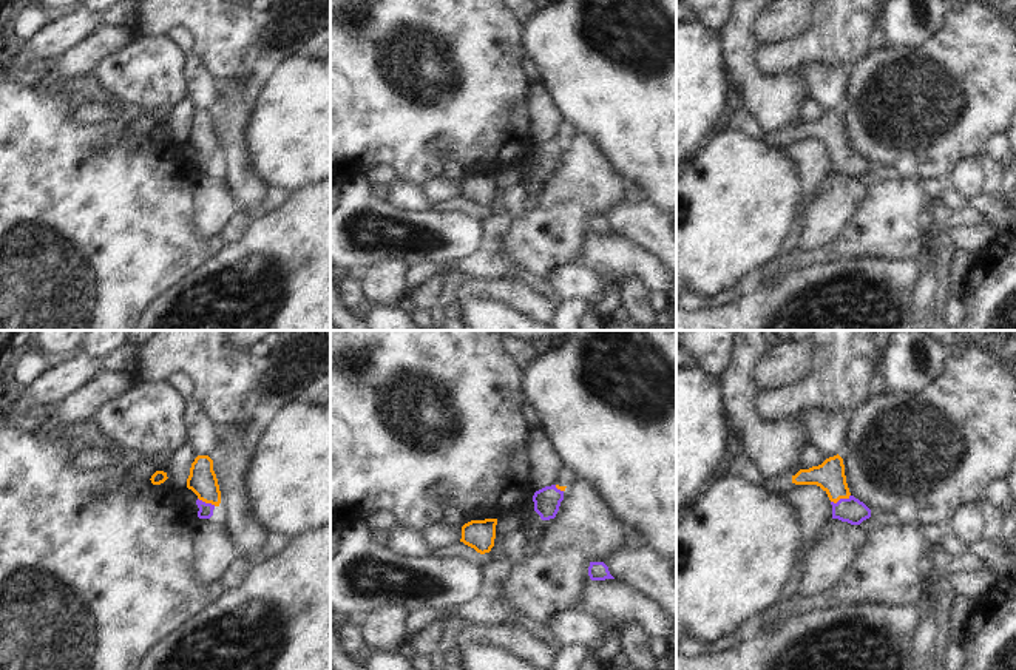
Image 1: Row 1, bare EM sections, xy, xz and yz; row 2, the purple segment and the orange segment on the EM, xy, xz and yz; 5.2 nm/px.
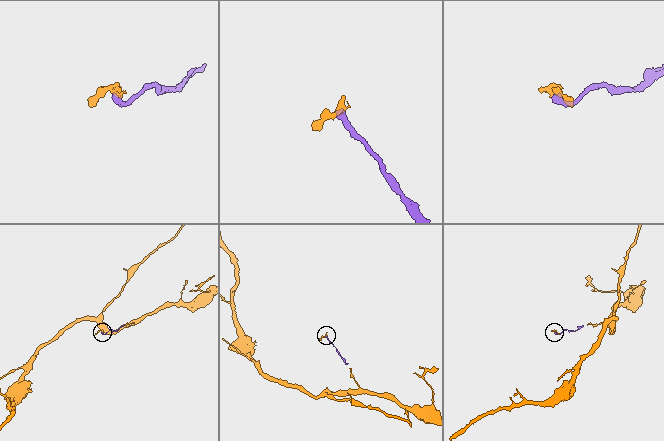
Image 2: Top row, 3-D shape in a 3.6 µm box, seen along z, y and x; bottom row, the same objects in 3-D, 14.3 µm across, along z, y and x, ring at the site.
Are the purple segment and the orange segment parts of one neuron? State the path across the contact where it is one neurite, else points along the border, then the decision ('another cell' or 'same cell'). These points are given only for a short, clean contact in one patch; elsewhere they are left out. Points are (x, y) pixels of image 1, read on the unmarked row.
across yz (851, 164), (840, 153), (829, 130) | same cell

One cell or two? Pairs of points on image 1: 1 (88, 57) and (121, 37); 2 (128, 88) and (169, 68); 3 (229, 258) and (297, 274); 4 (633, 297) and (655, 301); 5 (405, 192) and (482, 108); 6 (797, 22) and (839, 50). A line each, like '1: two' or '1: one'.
1: one
2: one
3: one
4: two
5: two
6: two

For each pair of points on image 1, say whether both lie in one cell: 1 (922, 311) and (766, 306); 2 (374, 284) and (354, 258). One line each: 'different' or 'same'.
1: different
2: different

